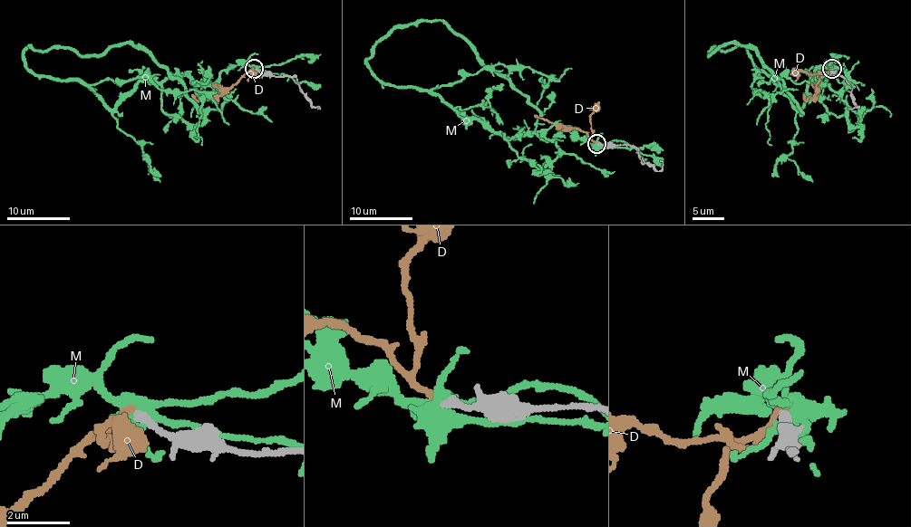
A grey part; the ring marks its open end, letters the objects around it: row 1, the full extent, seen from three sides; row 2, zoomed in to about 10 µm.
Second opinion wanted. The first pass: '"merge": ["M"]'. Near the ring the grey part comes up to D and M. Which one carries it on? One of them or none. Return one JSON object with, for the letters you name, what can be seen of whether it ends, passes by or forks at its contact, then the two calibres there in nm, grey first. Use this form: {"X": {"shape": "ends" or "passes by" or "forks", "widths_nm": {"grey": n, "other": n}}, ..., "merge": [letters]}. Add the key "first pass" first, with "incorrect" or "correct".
{"first pass": "incorrect", "merge": []}

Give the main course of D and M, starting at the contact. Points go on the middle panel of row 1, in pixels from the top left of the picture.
D: (597, 142), (585, 131), (548, 122), (534, 114)
M: (597, 144), (570, 127), (550, 141), (497, 135), (367, 60), (395, 28), (443, 21), (542, 116)

